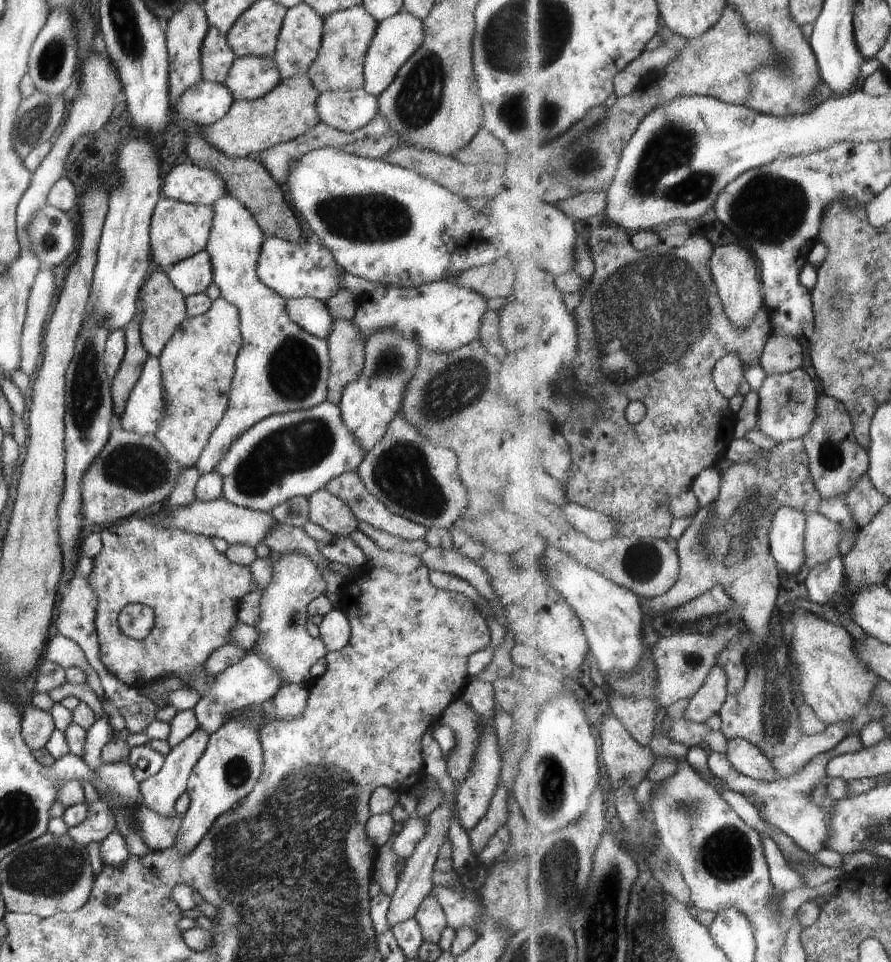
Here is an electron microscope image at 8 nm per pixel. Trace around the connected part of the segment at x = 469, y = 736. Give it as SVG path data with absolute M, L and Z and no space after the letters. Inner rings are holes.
M462 700L446 707L439 719L456 734L456 746L446 756L446 772L454 781L466 780L474 766L474 756L480 748L478 744L484 736L482 730L488 728L489 723Z

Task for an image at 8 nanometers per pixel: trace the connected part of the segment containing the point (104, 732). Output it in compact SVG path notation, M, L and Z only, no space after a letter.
M105 716L98 718L86 730L84 746L82 746L82 760L88 768L98 768L98 766L103 765L102 760L100 760L100 751L104 748L106 742L110 742L112 738L114 738L114 730L108 724Z

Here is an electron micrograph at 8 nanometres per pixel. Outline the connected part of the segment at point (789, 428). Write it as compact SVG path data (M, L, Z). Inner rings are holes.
M798 368L788 374L768 375L760 399L760 429L768 434L768 438L776 442L792 442L796 439L805 439L817 419L818 388L810 374L804 368Z

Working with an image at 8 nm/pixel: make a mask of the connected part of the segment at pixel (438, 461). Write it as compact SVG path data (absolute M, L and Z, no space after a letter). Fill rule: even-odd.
M398 411L390 422L384 438L376 444L372 452L365 454L357 473L370 494L387 506L390 512L424 525L427 529L449 529L468 509L468 490L457 471L458 457L449 448L434 446L426 436L422 436L412 424L406 422L404 414Z

